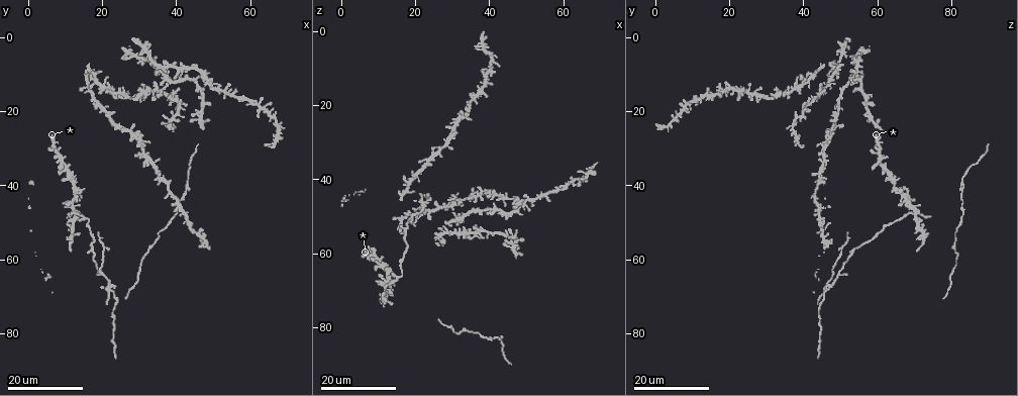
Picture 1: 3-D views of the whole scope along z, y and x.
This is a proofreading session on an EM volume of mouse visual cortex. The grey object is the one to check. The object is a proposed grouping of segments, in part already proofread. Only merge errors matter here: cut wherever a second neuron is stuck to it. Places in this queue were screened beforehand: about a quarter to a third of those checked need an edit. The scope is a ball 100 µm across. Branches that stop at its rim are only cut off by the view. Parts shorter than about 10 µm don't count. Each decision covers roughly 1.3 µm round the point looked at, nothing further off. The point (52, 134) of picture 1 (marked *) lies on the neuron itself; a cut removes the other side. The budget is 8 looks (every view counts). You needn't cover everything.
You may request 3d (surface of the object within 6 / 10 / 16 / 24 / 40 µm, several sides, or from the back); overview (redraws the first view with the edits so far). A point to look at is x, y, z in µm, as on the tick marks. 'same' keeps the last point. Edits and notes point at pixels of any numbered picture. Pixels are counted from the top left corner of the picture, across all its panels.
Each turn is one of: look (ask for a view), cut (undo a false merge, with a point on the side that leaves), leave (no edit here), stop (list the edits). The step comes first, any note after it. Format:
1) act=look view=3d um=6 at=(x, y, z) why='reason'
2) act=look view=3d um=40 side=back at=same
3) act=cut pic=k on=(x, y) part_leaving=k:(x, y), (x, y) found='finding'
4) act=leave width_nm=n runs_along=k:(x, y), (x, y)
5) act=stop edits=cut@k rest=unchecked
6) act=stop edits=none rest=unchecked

act=look view=3d um=24 at=(9.0, 34.0, 60.0) why='branch point'

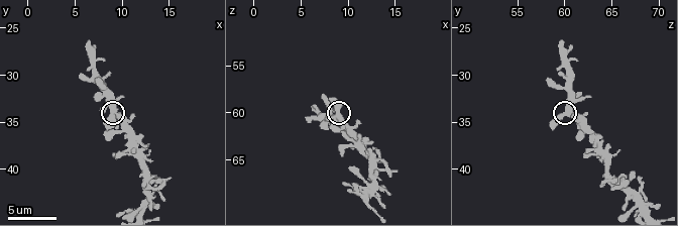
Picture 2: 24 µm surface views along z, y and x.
act=look view=3d um=10 at=(9.0, 33.8, 60.0)

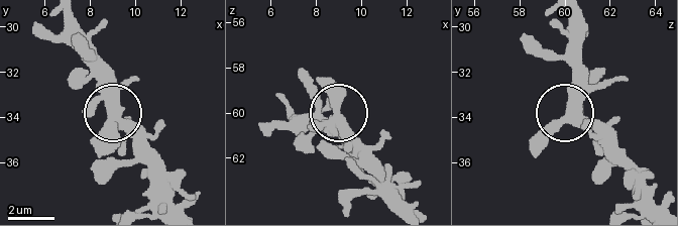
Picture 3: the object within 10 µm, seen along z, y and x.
act=leave width_nm=400 found='all the same neuron'

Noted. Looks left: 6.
act=look view=3d um=24 at=(16.5, 50.5, 61.5) why='thick turns thin'

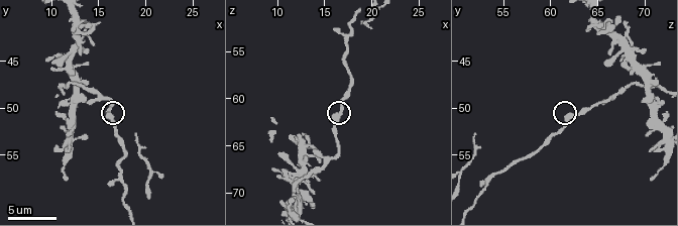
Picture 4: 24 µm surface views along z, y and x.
act=look view=3d um=10 at=(16.4, 51.0, 61.8) why='closer look'

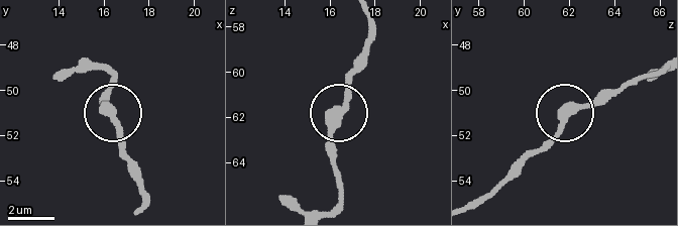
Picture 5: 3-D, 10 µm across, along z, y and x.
act=leave runs_along=5:(335, 206), (341, 177), (330, 130), (347, 96), (347, 75) found='continuous, no second neuron'

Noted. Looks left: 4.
act=look view=3d um=16 at=(11.0, 38.0, 63.2) why='four arms meet'

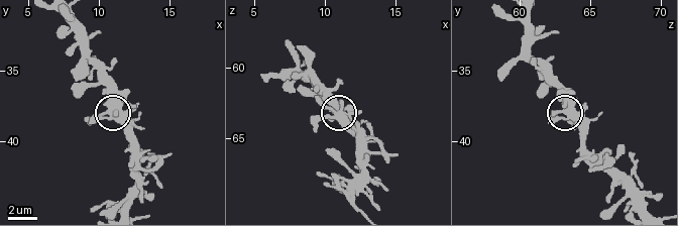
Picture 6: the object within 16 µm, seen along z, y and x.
act=look view=3d um=6 at=(11.0, 38.0, 63.4) why='zoom in'

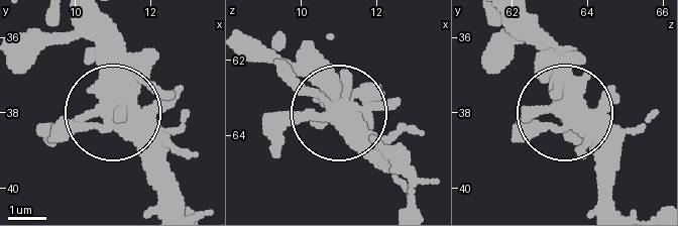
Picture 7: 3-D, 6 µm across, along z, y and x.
act=leave runs_along=7:(296, 53), (344, 130), (379, 165) found='continuous, no second neuron'

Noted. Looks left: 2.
act=look view=3d um=10 at=(15.6, 48.8, 66.2) why='side arm on a straight run'

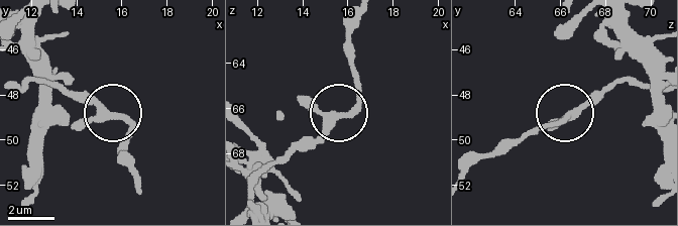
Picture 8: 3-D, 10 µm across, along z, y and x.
act=leave runs_along=8:(34, 19), (29, 83), (87, 96), (131, 121), (133, 133) found='one neuron here'

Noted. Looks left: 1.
act=stop edits=none rest=unchecked

